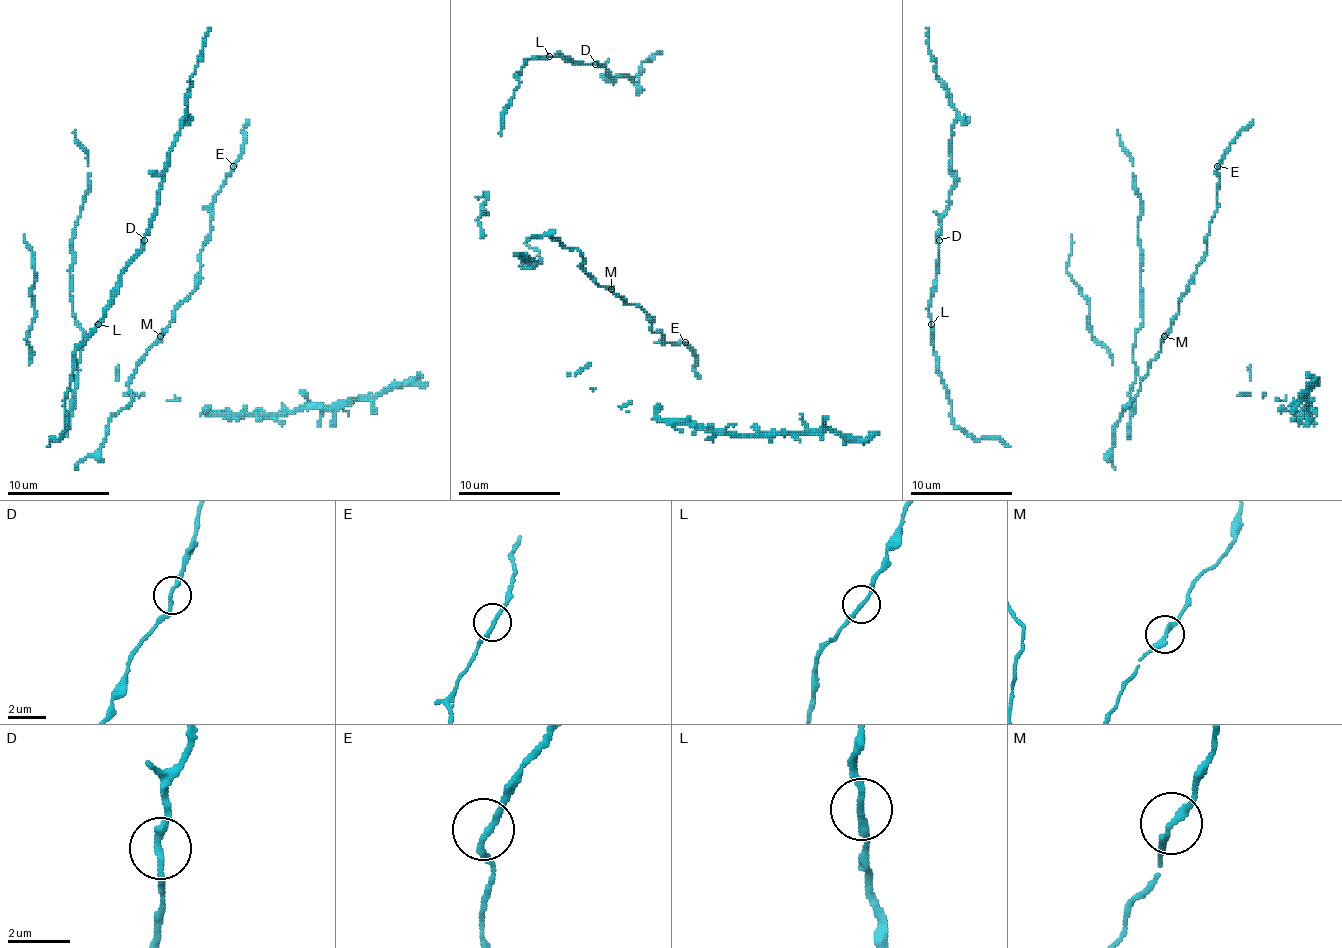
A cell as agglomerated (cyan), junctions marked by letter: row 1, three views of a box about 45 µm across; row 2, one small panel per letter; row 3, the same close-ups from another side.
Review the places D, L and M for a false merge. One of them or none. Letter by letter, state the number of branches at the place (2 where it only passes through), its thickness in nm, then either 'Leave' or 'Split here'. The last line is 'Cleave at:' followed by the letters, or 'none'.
D: Branches: 2. Thickness 200 nm. Leave
L: Branches: 2. Thickness 200 nm. Leave
M: Branches: 2. Thickness 240 nm. Leave
Cleave at: none

